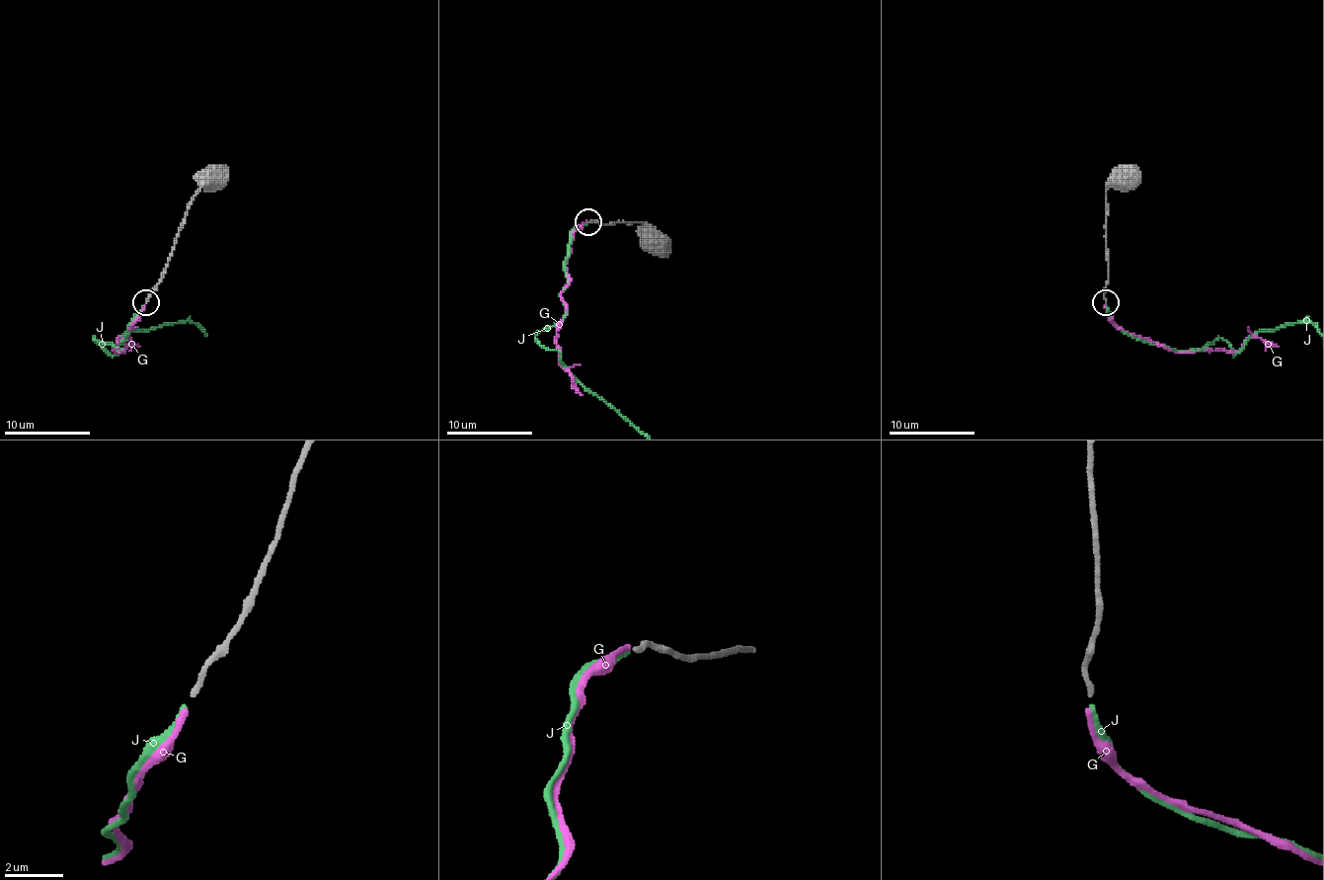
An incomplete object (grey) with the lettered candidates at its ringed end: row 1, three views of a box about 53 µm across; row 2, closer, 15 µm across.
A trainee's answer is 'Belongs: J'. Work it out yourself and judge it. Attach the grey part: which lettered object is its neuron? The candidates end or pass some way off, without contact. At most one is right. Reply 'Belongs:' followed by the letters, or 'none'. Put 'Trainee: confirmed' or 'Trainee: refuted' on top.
Trainee: confirmed
Belongs: J

